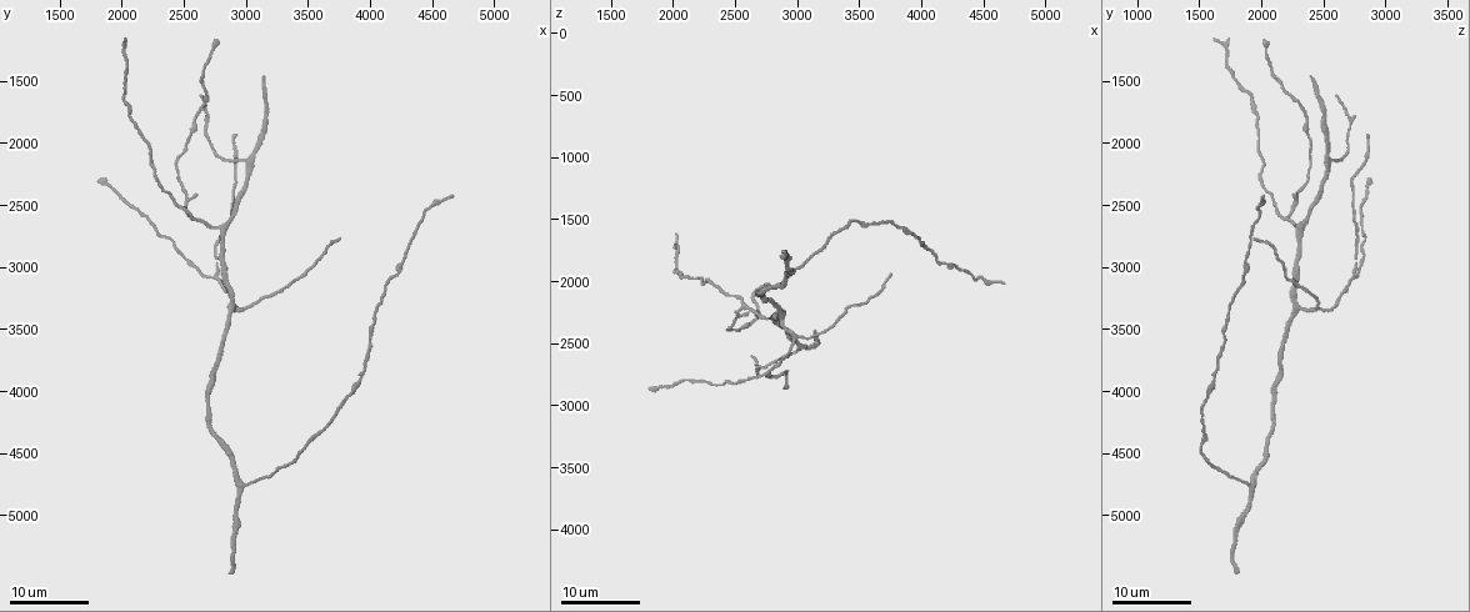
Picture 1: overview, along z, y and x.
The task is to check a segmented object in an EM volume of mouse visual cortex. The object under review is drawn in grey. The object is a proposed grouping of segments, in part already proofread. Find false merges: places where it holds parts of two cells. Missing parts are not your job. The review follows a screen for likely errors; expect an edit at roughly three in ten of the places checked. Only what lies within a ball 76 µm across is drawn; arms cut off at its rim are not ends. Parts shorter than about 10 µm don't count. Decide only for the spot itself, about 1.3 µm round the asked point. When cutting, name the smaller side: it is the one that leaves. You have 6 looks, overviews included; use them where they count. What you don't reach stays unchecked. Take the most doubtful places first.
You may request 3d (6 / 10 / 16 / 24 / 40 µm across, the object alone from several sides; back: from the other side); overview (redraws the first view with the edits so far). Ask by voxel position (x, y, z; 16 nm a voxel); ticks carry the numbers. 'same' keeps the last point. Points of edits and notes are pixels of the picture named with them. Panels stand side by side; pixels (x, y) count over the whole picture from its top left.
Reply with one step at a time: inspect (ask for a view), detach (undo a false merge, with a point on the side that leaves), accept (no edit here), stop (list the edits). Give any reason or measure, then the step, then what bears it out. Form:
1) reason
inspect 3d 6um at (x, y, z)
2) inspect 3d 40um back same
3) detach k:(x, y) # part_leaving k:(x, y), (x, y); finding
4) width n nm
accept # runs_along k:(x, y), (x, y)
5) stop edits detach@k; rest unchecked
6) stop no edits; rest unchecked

inspect 3d 16um at (2880, 3360, 2320)

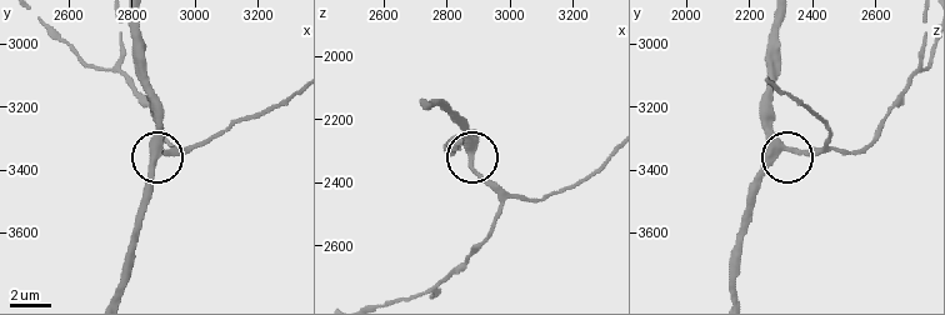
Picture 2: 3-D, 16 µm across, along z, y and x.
inspect 3d 10um at (2880, 3330, 2320)

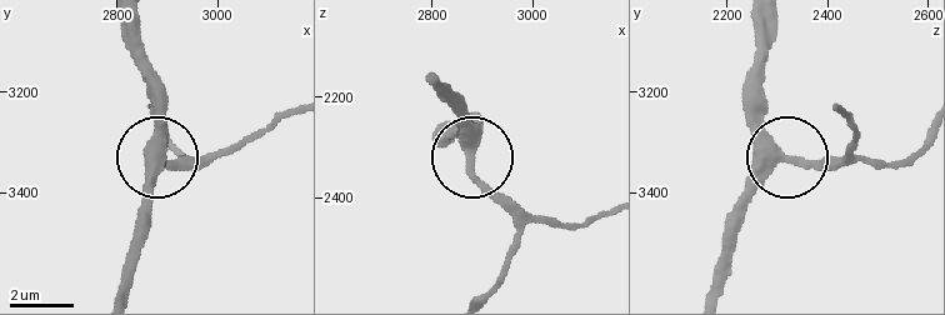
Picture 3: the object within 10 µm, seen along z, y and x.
width 310 nm
accept # all the same cell

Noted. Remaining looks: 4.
three-way junction
inspect 3d 16um at (2800, 2660, 2300)

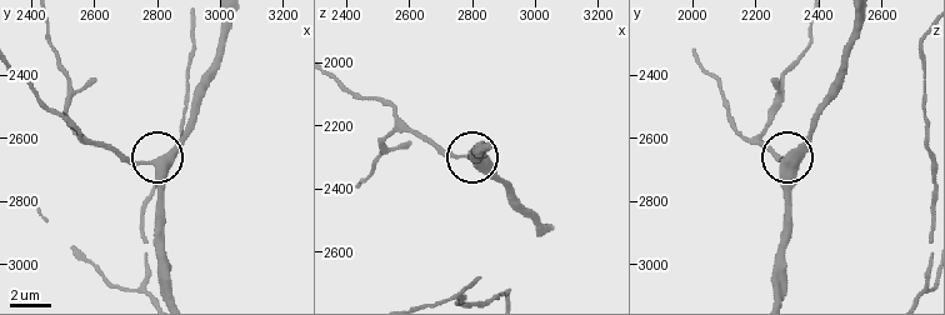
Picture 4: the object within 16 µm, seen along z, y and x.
inspect 3d 6um same

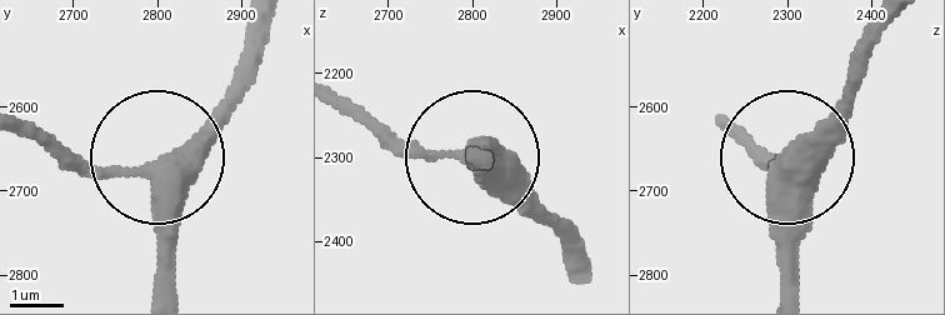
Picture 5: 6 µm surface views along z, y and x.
inspect 3d 6um back same

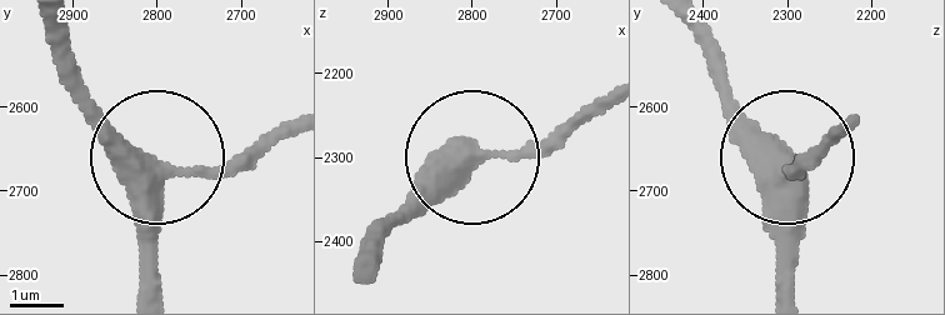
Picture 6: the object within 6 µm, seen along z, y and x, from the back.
accept # runs_along 6:(144, 293), (148, 163), (68, 83); all the same cell

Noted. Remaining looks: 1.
stop no edits; rest unchecked

